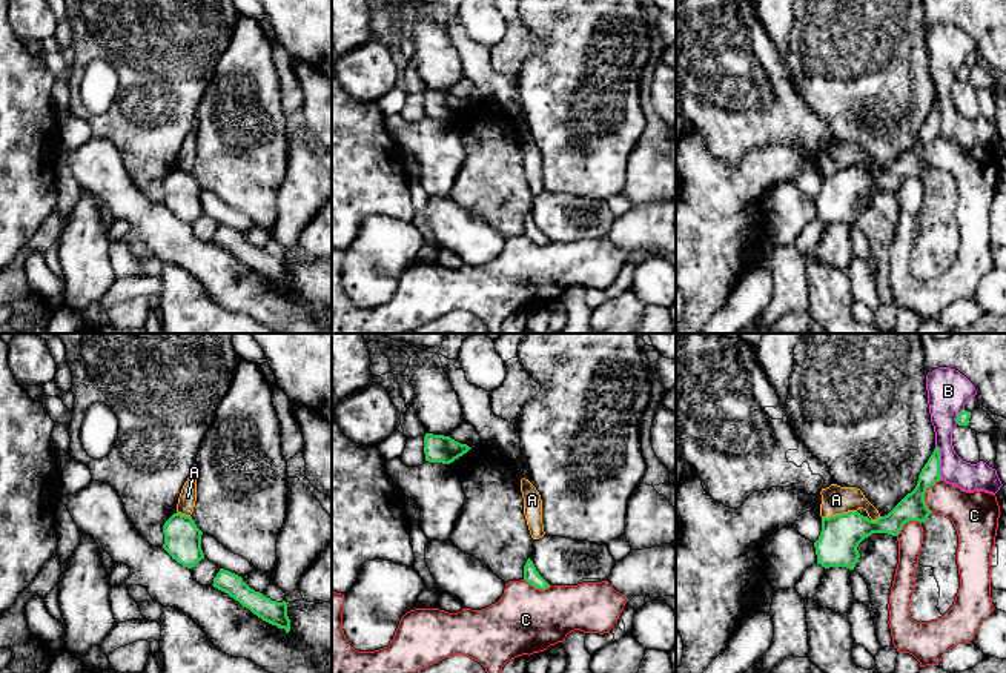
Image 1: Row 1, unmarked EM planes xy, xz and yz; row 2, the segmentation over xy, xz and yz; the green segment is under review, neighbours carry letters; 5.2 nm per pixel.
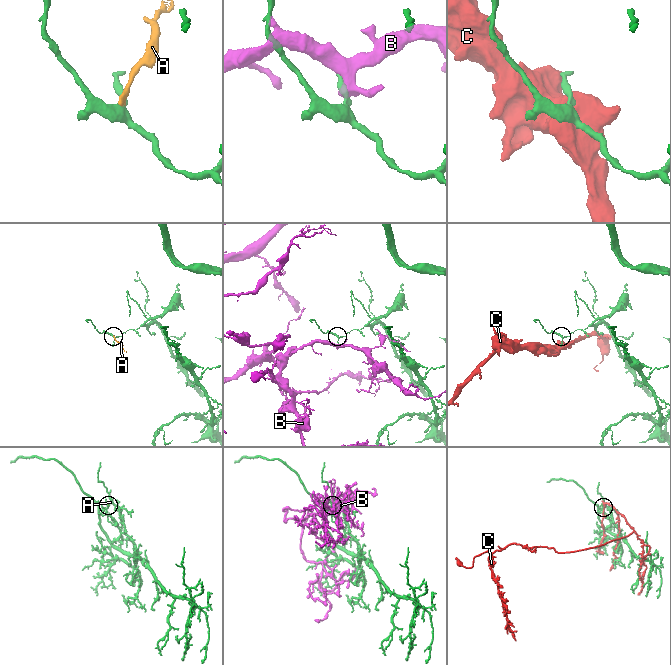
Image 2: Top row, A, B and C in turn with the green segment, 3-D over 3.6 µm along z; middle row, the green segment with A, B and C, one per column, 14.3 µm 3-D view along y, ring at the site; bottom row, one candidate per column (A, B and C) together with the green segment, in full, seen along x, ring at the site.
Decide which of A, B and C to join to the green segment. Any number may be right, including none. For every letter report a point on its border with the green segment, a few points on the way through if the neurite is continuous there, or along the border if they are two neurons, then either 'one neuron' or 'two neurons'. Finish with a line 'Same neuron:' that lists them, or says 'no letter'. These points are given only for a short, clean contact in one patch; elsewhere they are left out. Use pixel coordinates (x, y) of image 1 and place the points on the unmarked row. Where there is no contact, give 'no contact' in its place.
A: contact yz (839, 171); border yz (856, 166), (822, 174); two neurons
B: contact yz (939, 119); border yz (936, 102), (942, 134); two neurons
C: contact yz (923, 151); border yz (940, 134), (925, 149), (925, 160), (931, 168); two neurons
Same neuron: no letter

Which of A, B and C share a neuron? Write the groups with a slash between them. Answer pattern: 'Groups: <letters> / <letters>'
Groups: A / B / C

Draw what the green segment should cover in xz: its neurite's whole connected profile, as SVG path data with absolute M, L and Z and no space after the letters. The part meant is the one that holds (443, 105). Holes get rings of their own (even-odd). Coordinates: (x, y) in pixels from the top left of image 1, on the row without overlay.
M425 89L424 92L424 109L429 118L450 120L472 103L461 100L450 92Z

